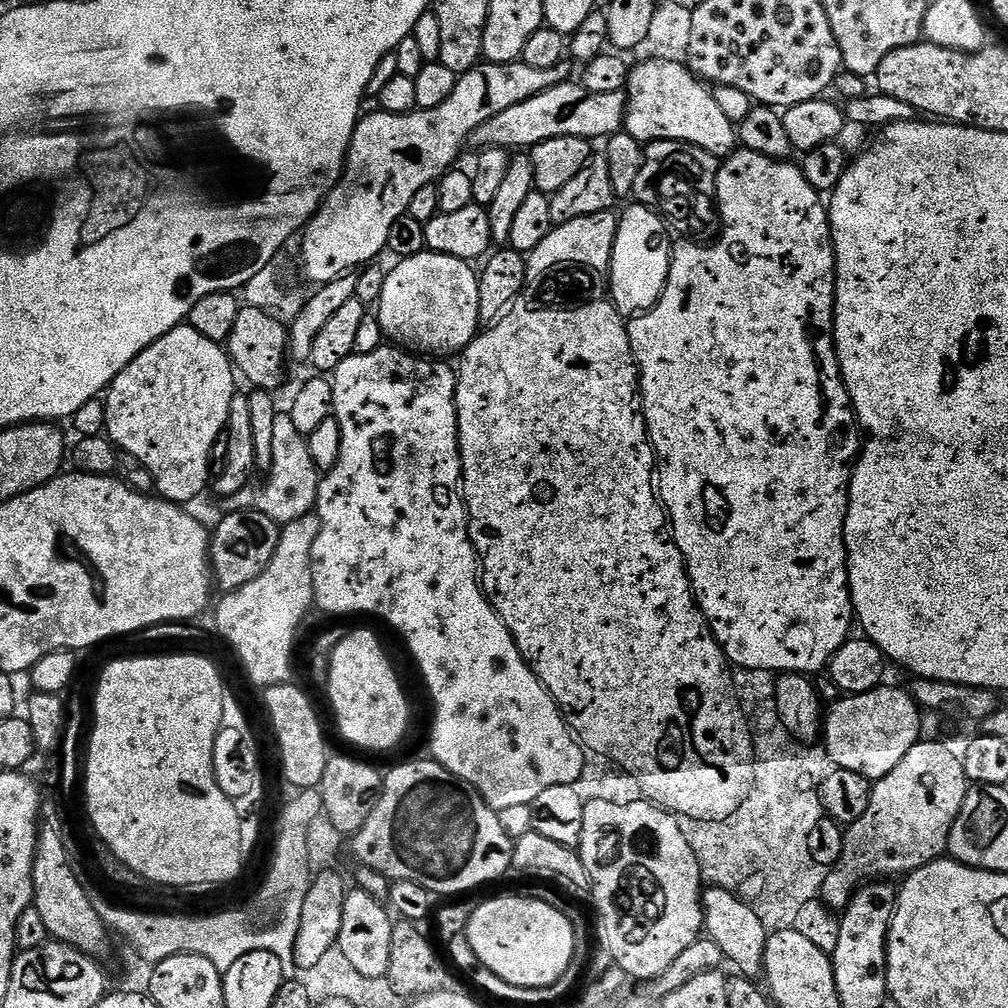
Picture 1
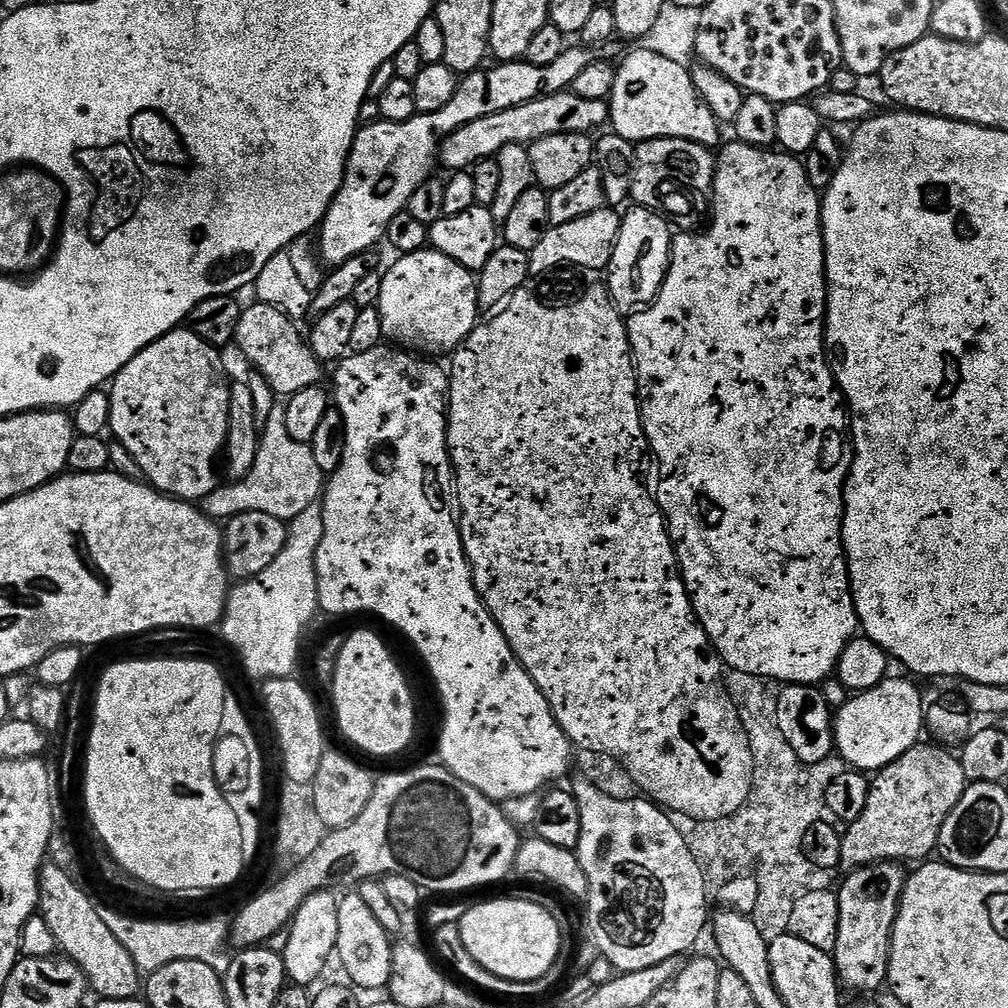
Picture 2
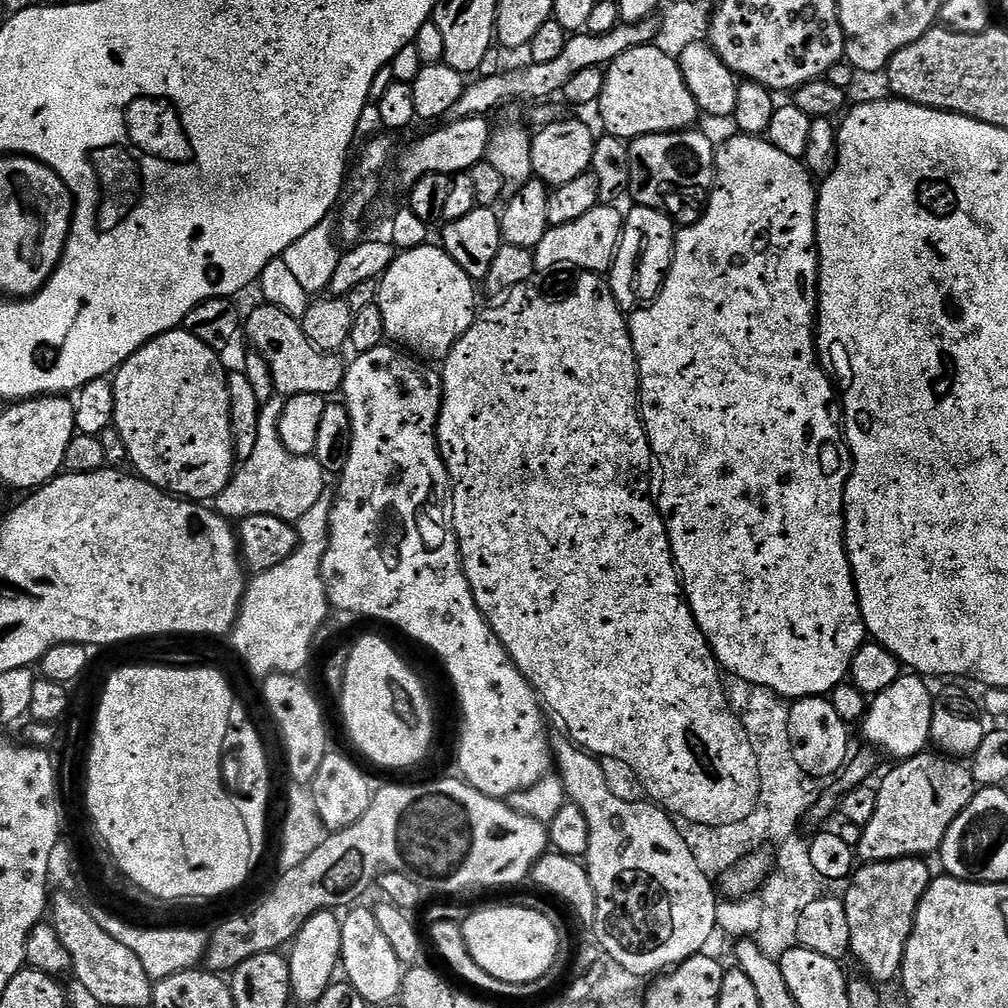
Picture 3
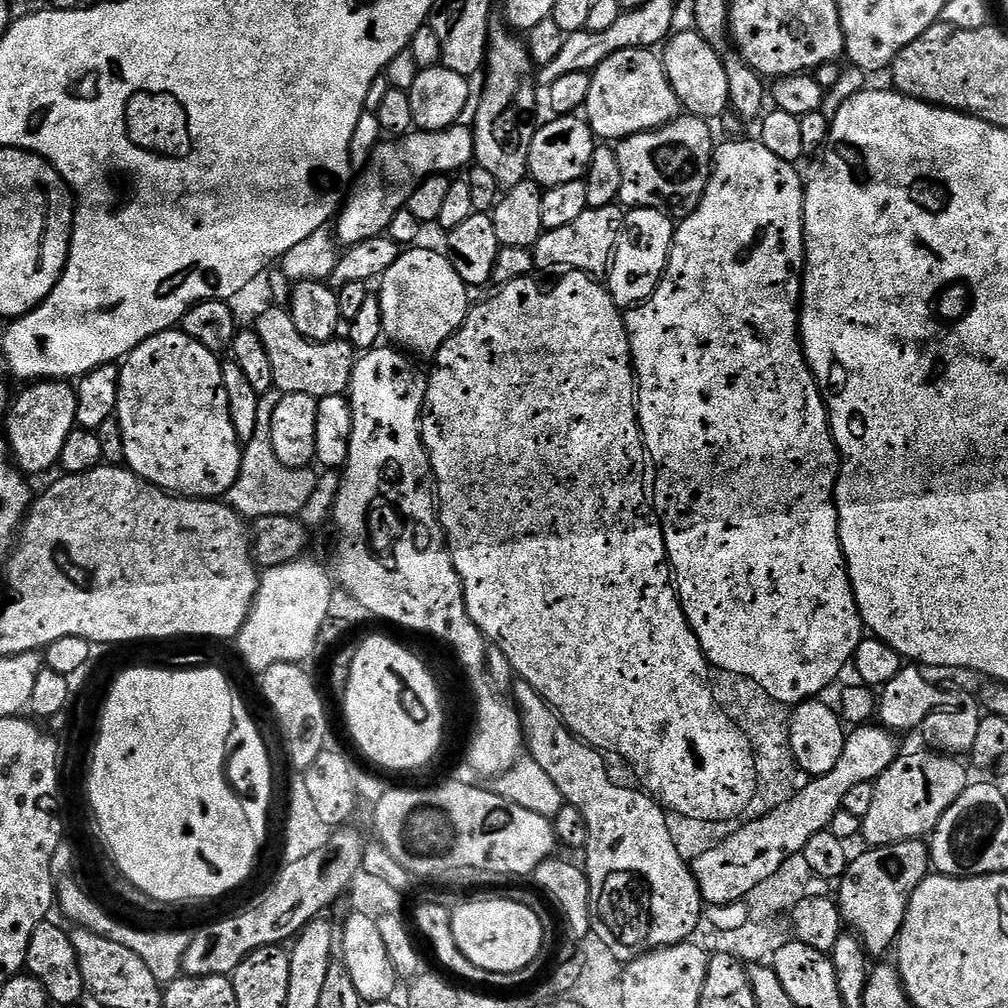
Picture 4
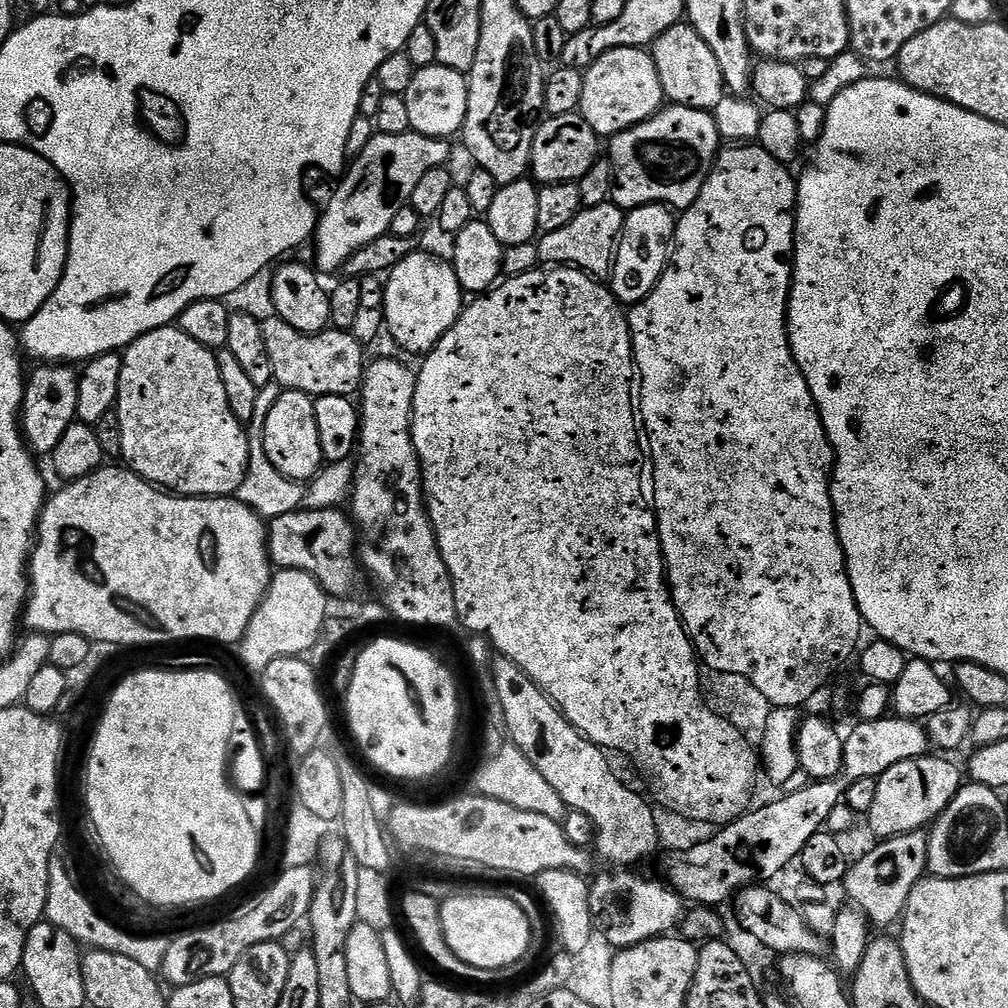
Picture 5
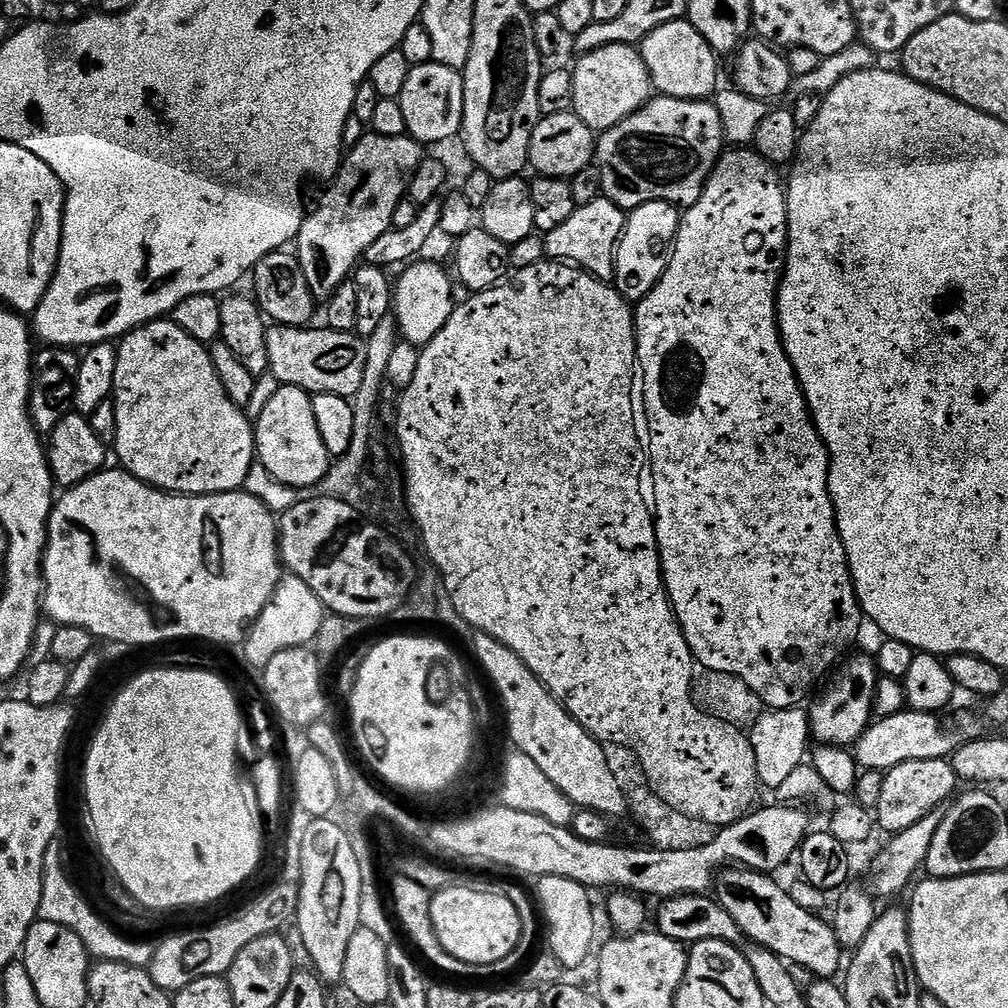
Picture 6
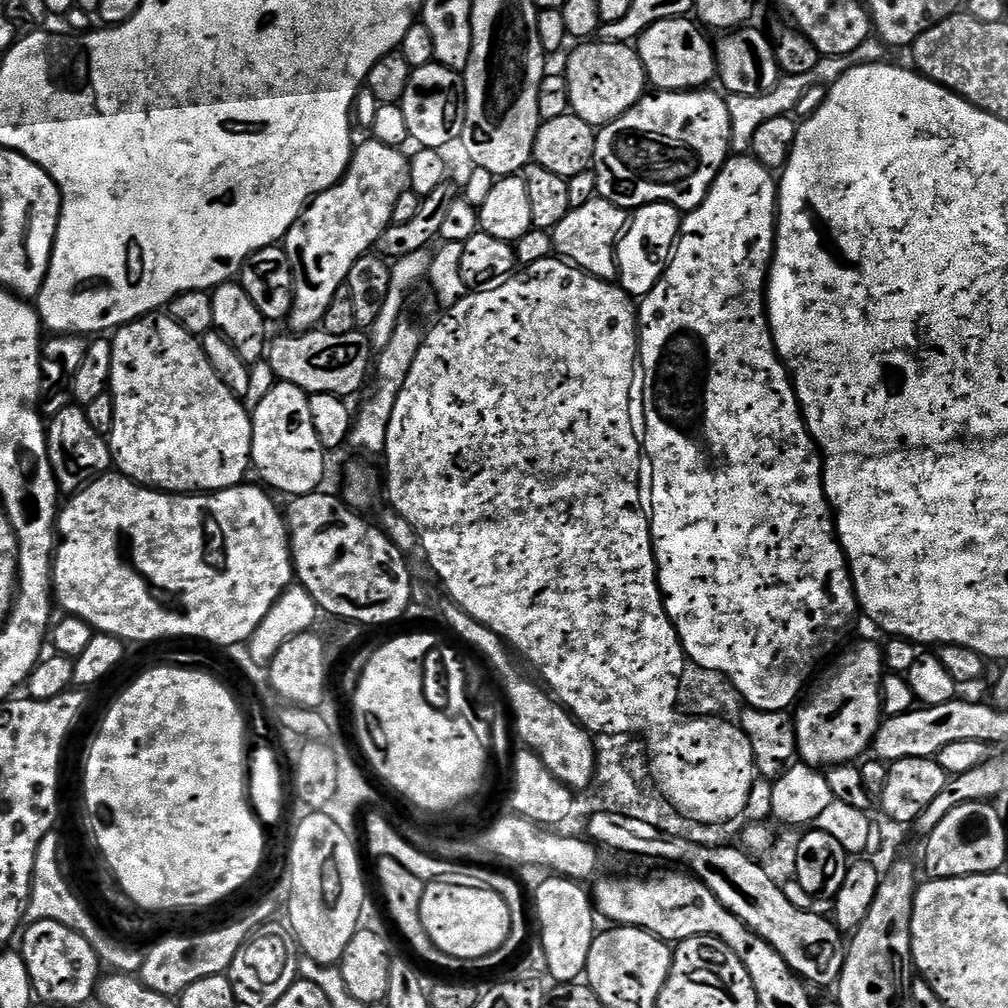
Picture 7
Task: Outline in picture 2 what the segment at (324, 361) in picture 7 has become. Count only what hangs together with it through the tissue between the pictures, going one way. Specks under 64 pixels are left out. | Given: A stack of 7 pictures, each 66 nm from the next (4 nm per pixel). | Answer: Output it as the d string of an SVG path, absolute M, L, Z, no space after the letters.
M258 303L250 310L241 312L238 318L235 347L240 347L241 354L252 363L251 367L260 372L262 378L266 378L266 382L271 386L272 391L280 398L298 394L298 390L317 387L323 381L320 379L324 376L325 365L314 355L307 339L302 335L302 332L300 336L299 330L296 328L299 328L297 321L292 320L282 309L273 305Z

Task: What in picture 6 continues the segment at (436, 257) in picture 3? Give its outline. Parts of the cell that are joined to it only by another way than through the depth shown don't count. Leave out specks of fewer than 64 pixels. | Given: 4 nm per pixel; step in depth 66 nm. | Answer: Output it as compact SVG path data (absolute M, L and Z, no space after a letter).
M425 258L417 259L409 263L394 280L394 291L392 293L392 312L399 335L403 343L423 346L430 343L434 334L446 326L454 307L452 300L452 284L448 276L436 264L431 264Z

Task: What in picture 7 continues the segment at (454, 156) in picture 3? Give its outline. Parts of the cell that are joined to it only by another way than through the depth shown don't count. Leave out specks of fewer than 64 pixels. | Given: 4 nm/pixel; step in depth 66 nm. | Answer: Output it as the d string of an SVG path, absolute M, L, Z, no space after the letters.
M371 138L365 139L364 148L368 152L353 155L352 165L346 174L334 187L325 192L319 192L308 201L304 213L290 226L284 235L282 247L290 258L290 266L294 274L294 299L292 312L288 315L287 323L292 324L291 331L296 334L313 331L323 325L326 306L338 294L340 288L345 287L350 274L350 266L358 262L358 258L369 255L379 245L382 234L392 224L394 206L402 194L409 191L410 166L409 157L399 148L391 148L382 142Z

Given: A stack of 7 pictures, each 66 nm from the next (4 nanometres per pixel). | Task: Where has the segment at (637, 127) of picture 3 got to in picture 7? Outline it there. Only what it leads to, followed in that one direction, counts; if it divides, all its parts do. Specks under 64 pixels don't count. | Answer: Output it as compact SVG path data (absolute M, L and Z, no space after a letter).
M584 42L570 52L567 53L569 56L566 69L570 102L572 112L582 118L582 122L593 126L614 122L646 94L649 87L648 76L644 73L640 56L631 43Z

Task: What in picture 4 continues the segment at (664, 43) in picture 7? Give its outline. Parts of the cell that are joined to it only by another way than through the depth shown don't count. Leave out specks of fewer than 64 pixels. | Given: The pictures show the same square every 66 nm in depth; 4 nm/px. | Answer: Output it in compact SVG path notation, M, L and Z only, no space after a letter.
M673 31L663 45L662 59L666 78L670 78L670 86L674 86L674 94L680 99L681 109L685 113L712 122L715 116L723 117L729 111L730 85L726 82L724 57L699 32Z

